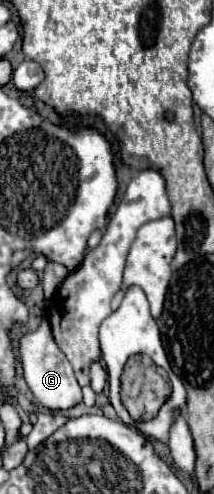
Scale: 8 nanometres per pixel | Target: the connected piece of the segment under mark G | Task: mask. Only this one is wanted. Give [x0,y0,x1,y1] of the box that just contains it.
[20,321,82,409]

